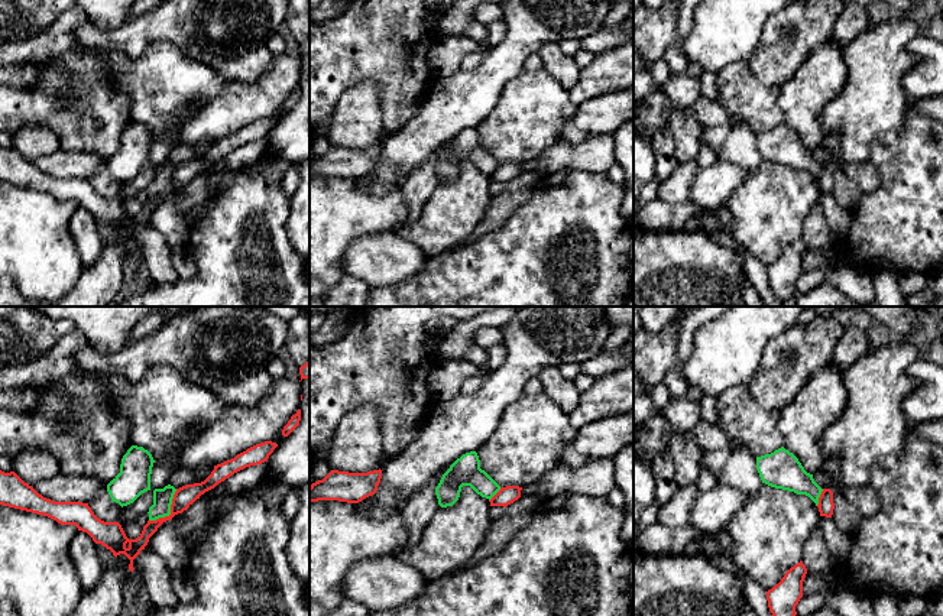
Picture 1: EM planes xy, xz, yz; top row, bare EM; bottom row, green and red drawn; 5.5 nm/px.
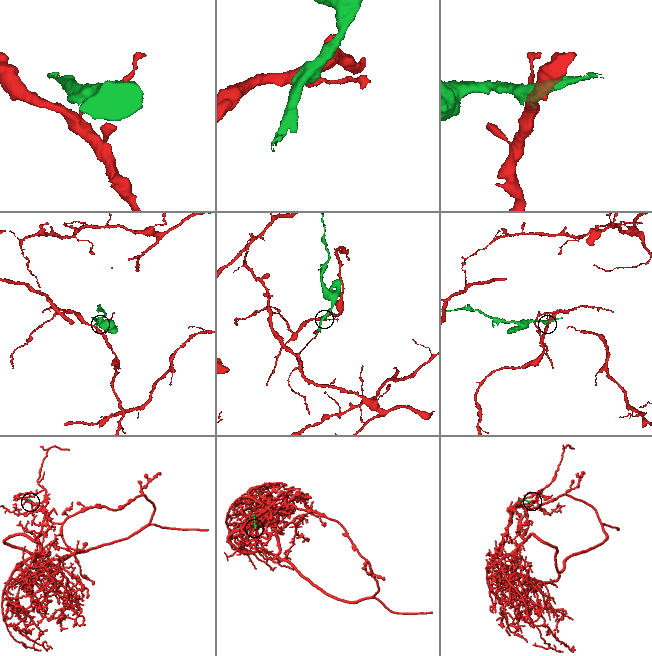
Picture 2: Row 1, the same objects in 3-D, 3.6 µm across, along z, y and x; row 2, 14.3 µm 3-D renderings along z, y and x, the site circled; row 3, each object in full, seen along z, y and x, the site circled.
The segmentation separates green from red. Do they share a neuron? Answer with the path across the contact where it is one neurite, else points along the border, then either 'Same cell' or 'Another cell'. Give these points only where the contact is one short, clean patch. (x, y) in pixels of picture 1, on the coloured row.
Boundary: xy (177, 489), (171, 512), (149, 521). Another cell

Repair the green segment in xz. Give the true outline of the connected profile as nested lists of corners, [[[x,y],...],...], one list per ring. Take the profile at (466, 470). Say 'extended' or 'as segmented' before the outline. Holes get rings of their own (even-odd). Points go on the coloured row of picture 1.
as segmented; [[[470,451],[457,458],[443,474],[435,495],[441,508],[453,506],[463,486],[470,486],[477,495],[492,499],[500,486],[480,469],[480,460],[476,451]]]

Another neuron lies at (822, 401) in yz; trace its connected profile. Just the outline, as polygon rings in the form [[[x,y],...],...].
[[[826,364],[804,385],[797,398],[780,411],[782,447],[793,453],[810,474],[822,467],[824,431],[842,416],[848,402],[843,373],[845,369]]]

